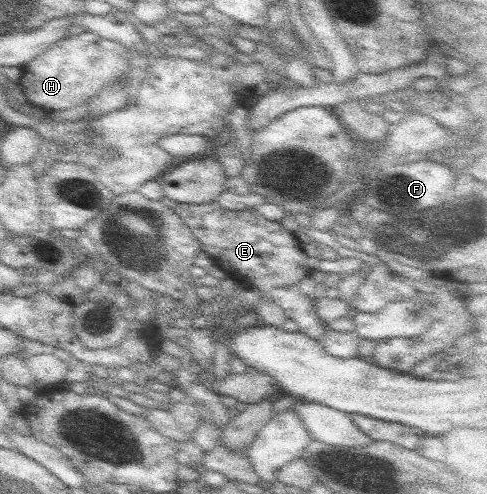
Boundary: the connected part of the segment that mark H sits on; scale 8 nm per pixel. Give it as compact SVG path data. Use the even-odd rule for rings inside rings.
M85 31L80 36L56 42L47 52L30 61L22 68L18 84L36 108L42 108L47 113L68 110L88 102L106 84L120 78L120 74L128 74L128 56L128 50L118 42L110 42L98 34Z

